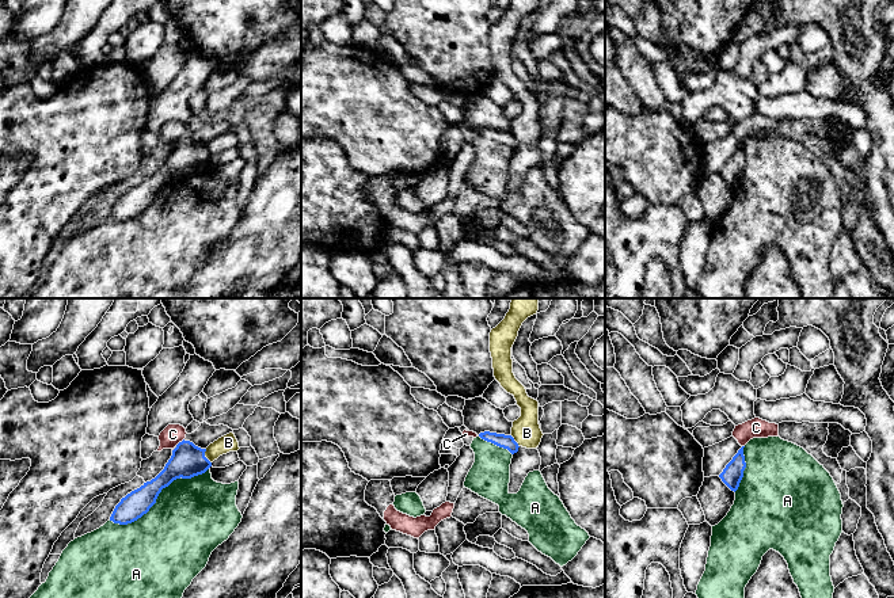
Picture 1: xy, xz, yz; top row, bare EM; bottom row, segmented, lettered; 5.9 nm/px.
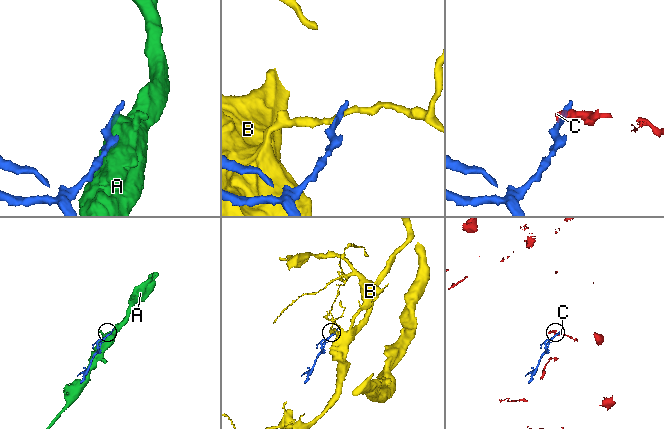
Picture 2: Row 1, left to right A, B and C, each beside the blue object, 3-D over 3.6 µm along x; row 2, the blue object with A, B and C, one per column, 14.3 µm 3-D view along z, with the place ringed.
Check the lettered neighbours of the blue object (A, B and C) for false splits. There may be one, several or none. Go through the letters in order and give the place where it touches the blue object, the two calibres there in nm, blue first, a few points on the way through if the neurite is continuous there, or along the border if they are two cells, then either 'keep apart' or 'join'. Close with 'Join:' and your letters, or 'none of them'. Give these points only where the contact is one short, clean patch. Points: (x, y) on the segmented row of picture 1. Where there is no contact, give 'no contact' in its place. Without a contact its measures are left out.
A: xy (158, 495) | 180/460 nm | keep apart
B: xy (204, 456) | 200/100 nm | along xy (205, 449), (205, 457), (210, 463) | keep apart
C: xy (179, 442) | 200/120 nm | along xy (183, 438), (175, 445) | keep apart
Join: none of them

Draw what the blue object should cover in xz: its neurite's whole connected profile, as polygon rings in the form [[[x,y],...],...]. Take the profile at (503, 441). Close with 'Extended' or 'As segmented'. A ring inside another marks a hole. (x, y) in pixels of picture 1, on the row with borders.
[[[484,431],[484,433],[480,433],[479,437],[487,442],[491,442],[491,443],[499,446],[499,447],[507,449],[511,454],[517,453],[518,447],[520,447],[511,435]]]. As segmented

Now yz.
[[[742,446],[738,450],[738,453],[733,457],[733,460],[726,465],[723,472],[719,475],[722,481],[734,492],[738,490],[739,483],[743,477],[743,471],[746,468],[743,447],[745,446]]]. As segmented

